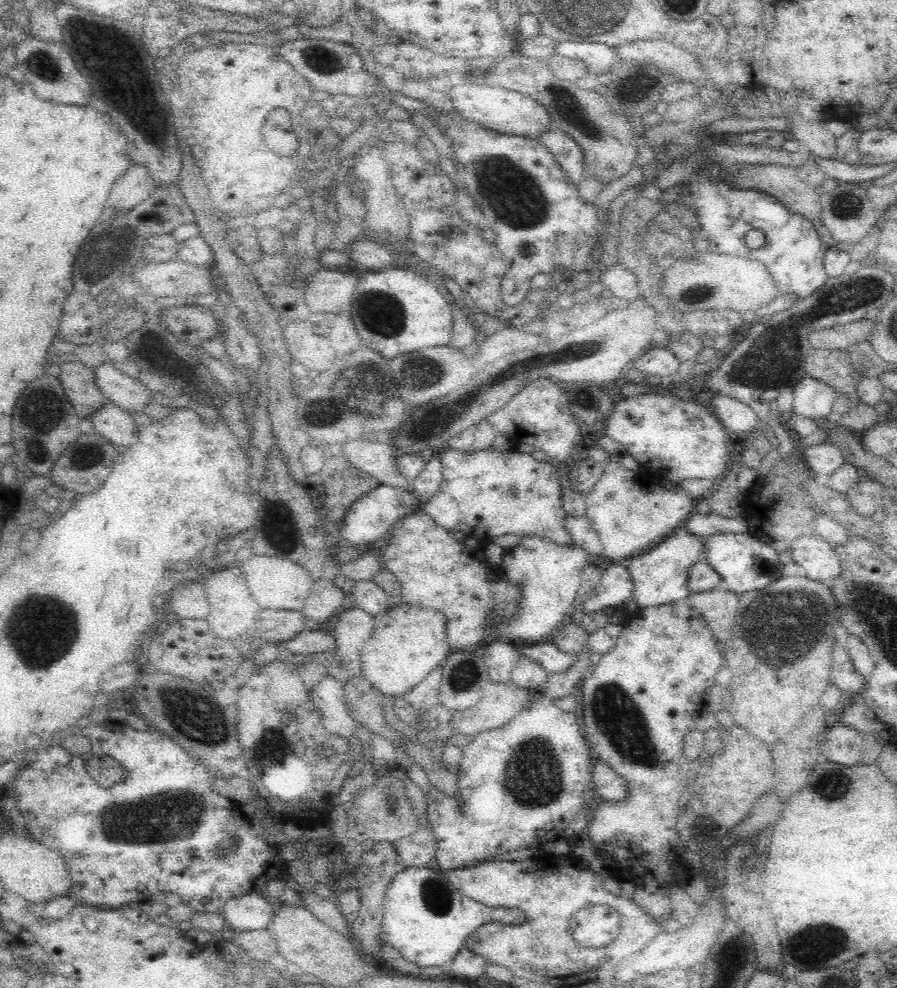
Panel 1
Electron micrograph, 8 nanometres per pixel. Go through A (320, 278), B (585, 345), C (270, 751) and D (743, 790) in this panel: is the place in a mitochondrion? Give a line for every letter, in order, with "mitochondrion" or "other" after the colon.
A: other
B: mitochondrion
C: mitochondrion
D: other

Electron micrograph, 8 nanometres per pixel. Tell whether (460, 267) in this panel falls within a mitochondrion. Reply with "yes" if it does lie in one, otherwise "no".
no

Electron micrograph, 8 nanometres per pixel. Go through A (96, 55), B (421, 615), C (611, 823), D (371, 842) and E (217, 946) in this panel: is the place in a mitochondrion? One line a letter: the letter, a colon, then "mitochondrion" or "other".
A: mitochondrion
B: other
C: other
D: other
E: other

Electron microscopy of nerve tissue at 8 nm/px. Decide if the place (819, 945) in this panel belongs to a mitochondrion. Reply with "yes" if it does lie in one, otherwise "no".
yes

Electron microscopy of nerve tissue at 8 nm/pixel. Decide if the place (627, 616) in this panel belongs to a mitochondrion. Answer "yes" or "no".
no

